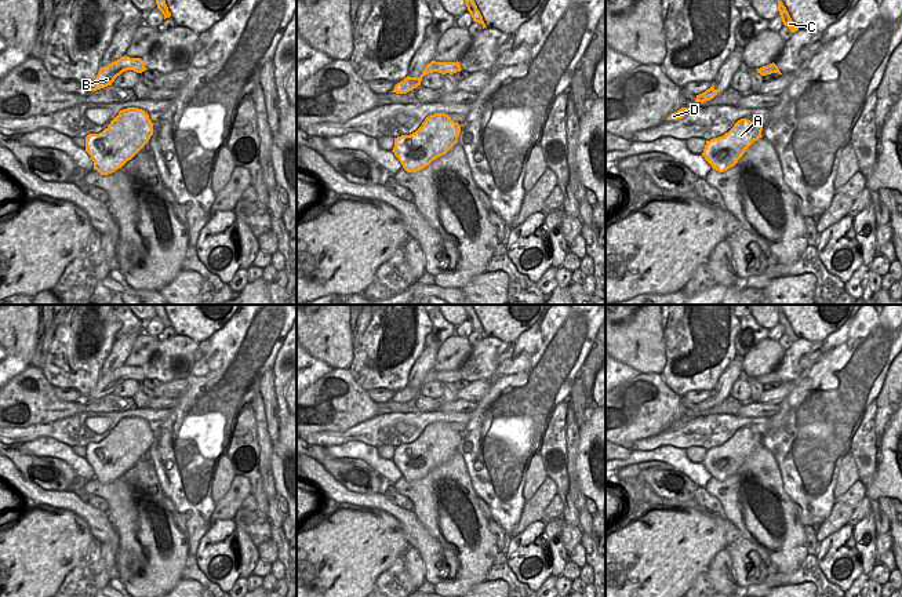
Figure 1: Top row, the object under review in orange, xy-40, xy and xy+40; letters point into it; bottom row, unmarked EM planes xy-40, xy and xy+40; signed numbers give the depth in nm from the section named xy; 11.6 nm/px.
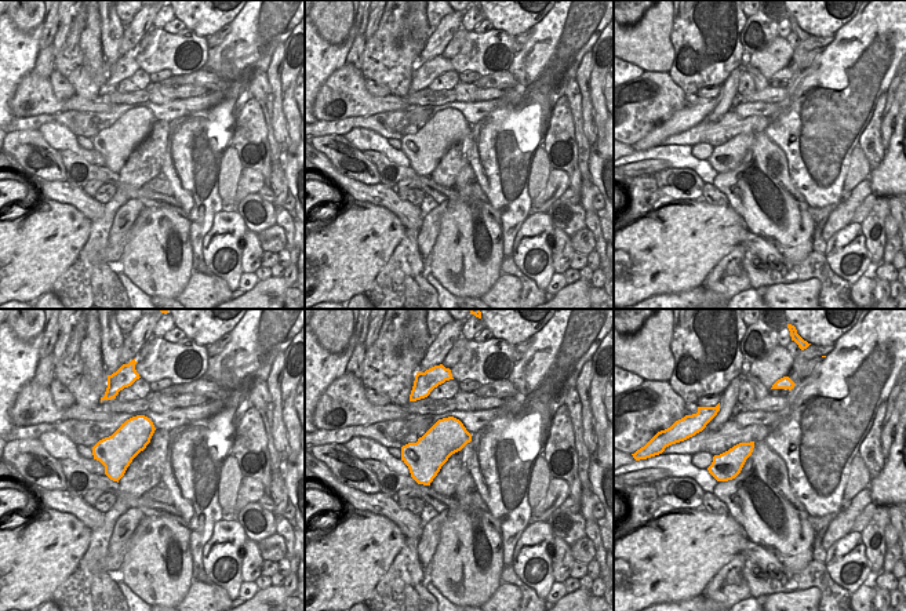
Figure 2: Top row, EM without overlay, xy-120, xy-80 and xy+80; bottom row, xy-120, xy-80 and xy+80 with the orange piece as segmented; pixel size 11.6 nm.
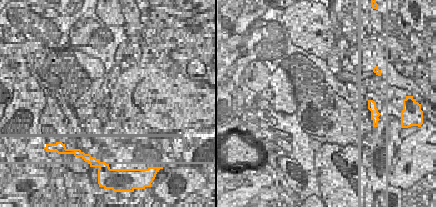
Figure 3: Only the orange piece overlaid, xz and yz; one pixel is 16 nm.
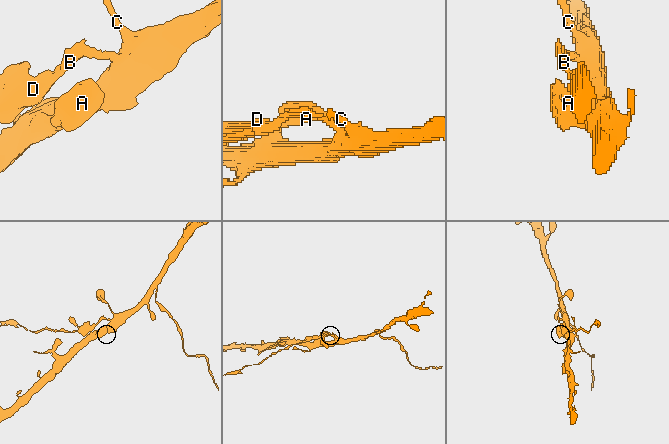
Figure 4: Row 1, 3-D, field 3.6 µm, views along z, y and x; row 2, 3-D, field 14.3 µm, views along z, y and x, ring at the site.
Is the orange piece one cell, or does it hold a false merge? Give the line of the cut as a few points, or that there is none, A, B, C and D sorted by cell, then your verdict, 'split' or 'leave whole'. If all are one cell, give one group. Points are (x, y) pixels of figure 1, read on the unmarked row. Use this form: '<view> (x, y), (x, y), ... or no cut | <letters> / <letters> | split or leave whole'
no cut | A B C D | leave whole

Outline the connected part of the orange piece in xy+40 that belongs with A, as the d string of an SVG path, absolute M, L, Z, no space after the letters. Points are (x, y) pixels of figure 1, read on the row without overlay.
M741 427L723 445L706 449L702 465L713 478L724 481L738 472L754 449L763 445L761 440L761 434Z

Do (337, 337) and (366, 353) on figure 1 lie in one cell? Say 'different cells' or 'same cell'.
different cells

